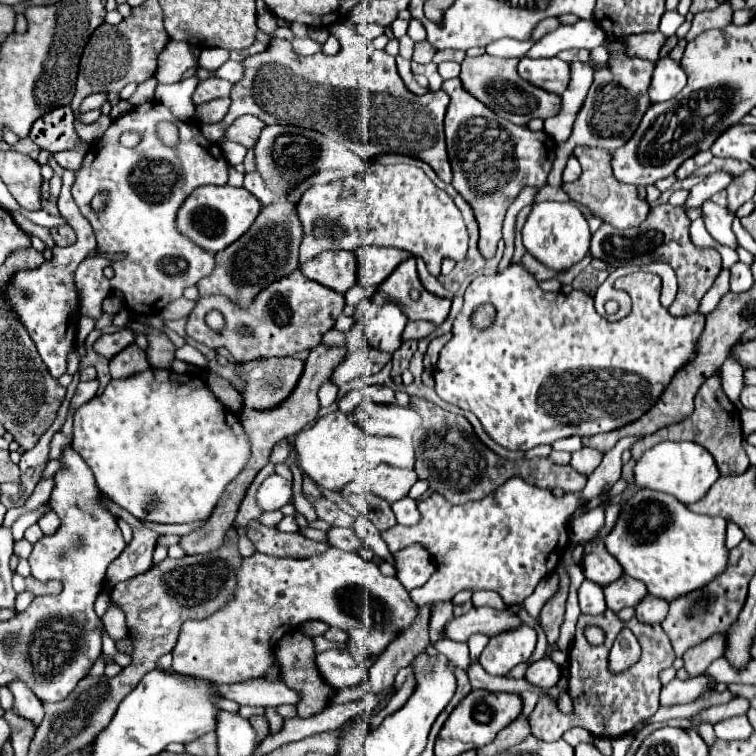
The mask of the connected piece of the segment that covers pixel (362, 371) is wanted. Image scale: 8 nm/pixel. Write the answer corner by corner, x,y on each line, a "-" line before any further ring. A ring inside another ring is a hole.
374,347
358,349
354,353
348,353
344,357
344,361
334,369
332,381
336,385
342,385
342,383
348,383
356,377
378,373
390,359
392,359
392,353
382,353

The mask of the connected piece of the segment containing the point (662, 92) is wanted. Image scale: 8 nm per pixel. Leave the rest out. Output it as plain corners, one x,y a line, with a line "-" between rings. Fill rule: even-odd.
660,57
656,61
656,69
652,75
652,85
648,89
652,101
668,101
676,97
678,91
686,85
686,73
678,61
672,57

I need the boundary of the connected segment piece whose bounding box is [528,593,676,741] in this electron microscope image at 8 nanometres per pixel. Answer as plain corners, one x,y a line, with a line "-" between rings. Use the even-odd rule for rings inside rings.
648,593
636,605
636,617
632,617
626,623
620,621
616,617
616,613
612,613
610,609
606,613
594,615
594,617
580,615
578,623
576,623
574,643
568,653
568,675
570,675
568,677
568,695
572,699
574,711
570,715
556,711
556,701
548,693
540,693
540,699
528,717
532,735
542,741
558,741
568,729
582,727
582,729
590,731
594,737
616,739
616,737
630,733
638,723
652,717
656,713
656,709
660,707
660,701
658,701
660,689
662,689
660,671
672,667
672,663
676,659
674,649
670,649
670,639
666,637
666,633
662,633
662,627
658,625
658,623
662,623
662,617
666,617
666,605
668,605
668,601
-
646,623
654,623
654,625
646,625
-
586,625
598,625
606,631
604,645
590,647
586,643
586,639
584,639
-
624,627
628,627
636,635
638,643
642,645
642,657
628,671
624,671
620,675
612,675
608,671
608,653
610,653
610,647
612,647
616,635

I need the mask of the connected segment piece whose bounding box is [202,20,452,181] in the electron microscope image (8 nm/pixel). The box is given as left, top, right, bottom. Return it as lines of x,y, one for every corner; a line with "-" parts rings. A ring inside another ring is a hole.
350,20
331,26
331,34
340,42
336,55
316,53
298,63
286,63
286,57
256,53
242,61
244,77
232,85
230,111
214,125
202,125
202,133
212,143
224,139
226,129
240,115
254,115
266,125
298,125
332,137
362,161
370,161
384,153
418,157
428,163
442,181
452,181
452,171
444,143
444,115
450,97
440,91
428,91
418,97
402,83
396,61
386,51
378,51
372,43
356,33

